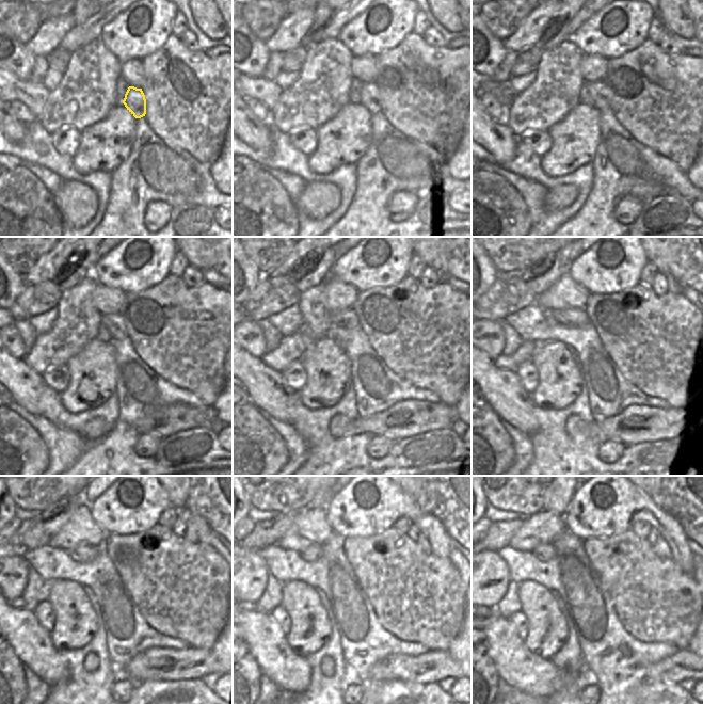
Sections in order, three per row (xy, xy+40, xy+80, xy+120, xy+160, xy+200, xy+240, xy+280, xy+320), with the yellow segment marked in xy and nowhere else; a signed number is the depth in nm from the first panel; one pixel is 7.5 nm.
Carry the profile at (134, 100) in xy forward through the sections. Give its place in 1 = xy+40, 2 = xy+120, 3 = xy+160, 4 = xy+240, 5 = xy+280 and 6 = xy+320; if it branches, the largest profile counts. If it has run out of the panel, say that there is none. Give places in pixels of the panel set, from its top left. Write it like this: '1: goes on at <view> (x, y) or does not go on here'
1: goes on at xy+40 (369, 95)
2: goes on at xy+120 (115, 323)
3: goes on at xy+160 (347, 319)
4: goes on at xy+240 (78, 554)
5: goes on at xy+280 (313, 553)
6: goes on at xy+320 (545, 552)

